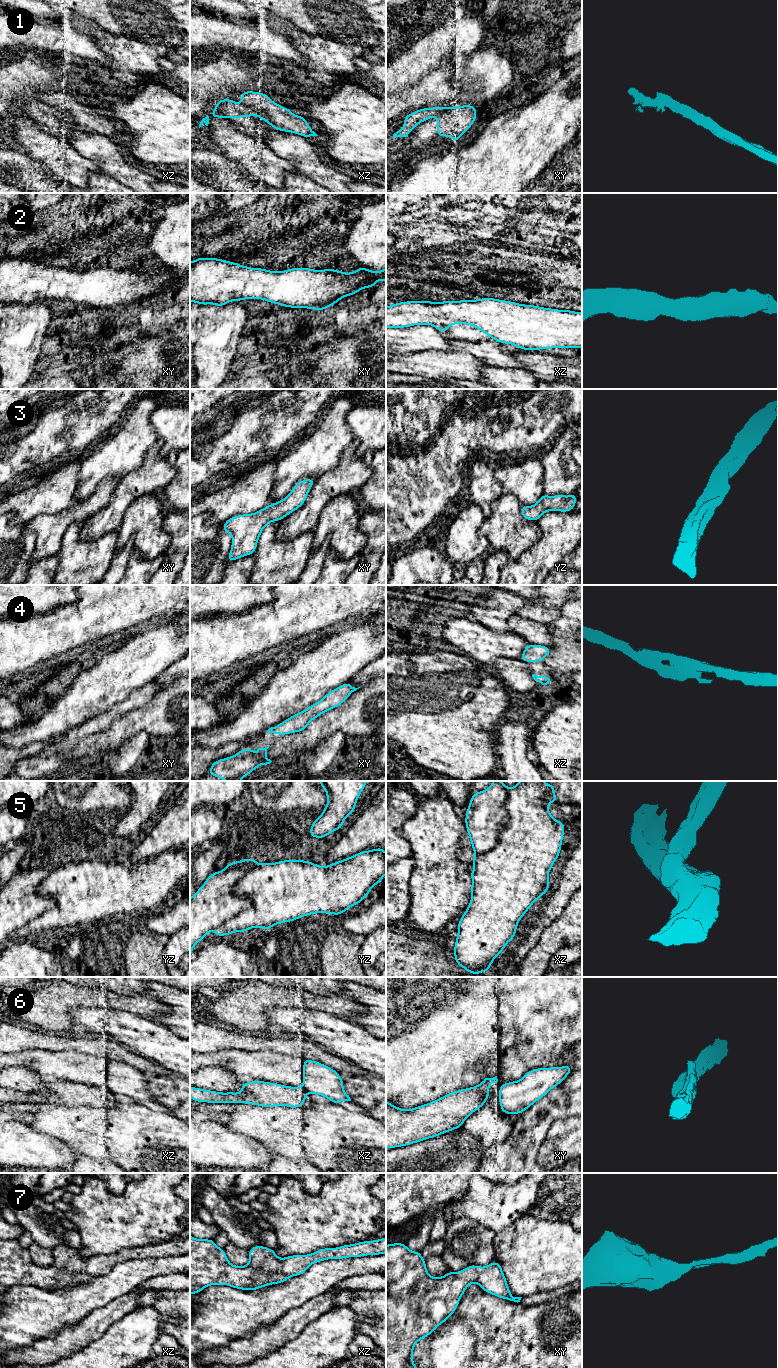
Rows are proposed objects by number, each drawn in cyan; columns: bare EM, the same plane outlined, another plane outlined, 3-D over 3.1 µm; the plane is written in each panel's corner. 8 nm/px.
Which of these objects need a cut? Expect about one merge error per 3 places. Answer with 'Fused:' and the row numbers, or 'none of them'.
Fused: 1, 6

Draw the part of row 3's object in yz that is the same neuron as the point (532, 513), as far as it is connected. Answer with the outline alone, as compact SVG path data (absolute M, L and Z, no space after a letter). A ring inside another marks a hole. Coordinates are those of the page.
M543 493L538 502L533 506L522 506L520 513L523 518L529 521L538 521L540 517L547 511L569 512L576 505L577 495L564 496L558 494L548 496Z

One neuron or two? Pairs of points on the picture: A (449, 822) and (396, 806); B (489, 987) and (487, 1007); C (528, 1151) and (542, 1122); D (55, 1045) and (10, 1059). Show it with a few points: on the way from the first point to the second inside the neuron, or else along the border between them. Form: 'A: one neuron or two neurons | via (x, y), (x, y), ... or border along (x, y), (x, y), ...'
A: two neurons | border along (417, 802), (414, 814), (403, 824), (401, 831)
B: two neurons | border along (479, 987), (497, 996)
C: one neuron | via (528, 1144), (528, 1136), (535, 1129)
D: two neurons | border along (64, 1050), (21, 1050), (18, 1052)

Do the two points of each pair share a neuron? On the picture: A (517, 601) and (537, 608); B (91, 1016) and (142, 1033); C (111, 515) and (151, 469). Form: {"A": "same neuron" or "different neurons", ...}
{"A": "different neurons", "B": "same neuron", "C": "same neuron"}

